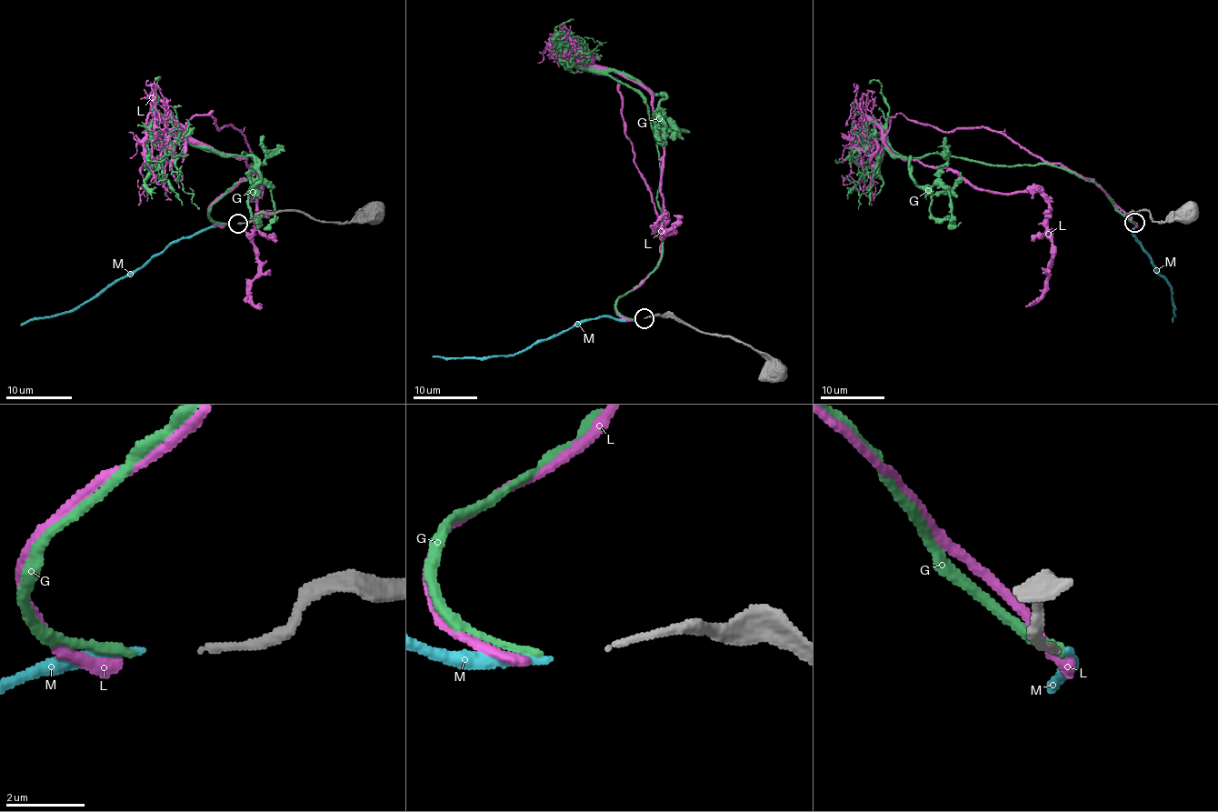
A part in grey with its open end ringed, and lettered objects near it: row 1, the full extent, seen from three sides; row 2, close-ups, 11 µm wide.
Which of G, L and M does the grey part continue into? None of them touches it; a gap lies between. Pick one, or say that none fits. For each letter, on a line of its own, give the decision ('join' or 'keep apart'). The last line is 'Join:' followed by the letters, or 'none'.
G: join
L: keep apart
M: keep apart
Join: G

